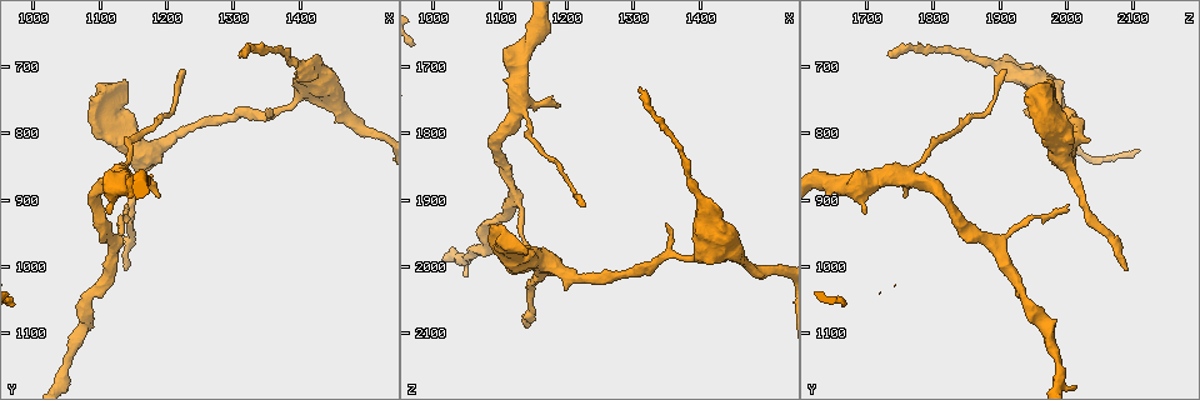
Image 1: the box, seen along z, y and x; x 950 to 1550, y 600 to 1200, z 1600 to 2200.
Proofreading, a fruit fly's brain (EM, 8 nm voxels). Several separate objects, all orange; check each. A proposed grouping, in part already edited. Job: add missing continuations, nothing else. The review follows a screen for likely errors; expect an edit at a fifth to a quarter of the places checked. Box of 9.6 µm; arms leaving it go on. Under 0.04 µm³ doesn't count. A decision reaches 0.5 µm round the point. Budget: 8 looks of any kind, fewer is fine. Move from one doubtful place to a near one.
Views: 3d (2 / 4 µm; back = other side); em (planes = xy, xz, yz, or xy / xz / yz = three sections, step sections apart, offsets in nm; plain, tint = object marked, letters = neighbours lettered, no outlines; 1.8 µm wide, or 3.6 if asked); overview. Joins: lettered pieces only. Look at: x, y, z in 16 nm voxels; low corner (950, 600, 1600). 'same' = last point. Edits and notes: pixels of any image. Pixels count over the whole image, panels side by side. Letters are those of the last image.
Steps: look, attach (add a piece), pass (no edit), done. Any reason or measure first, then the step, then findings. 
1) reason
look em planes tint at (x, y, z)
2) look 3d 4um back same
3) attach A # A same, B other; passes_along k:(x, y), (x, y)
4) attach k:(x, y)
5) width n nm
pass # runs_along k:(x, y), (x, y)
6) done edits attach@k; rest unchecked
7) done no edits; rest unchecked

look 3d 4um at (1310, 685, 1735)

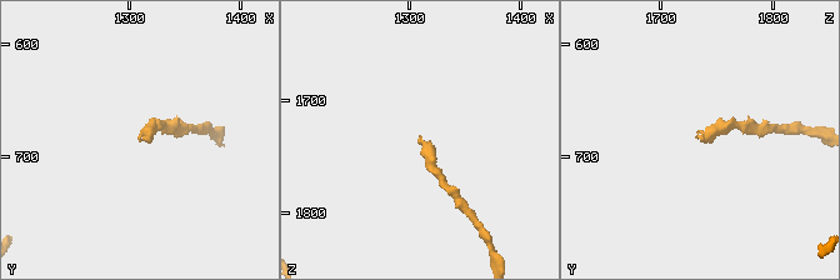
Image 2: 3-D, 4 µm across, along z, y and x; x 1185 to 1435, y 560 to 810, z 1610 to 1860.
look em planes letters at (1310, 686, 1734)

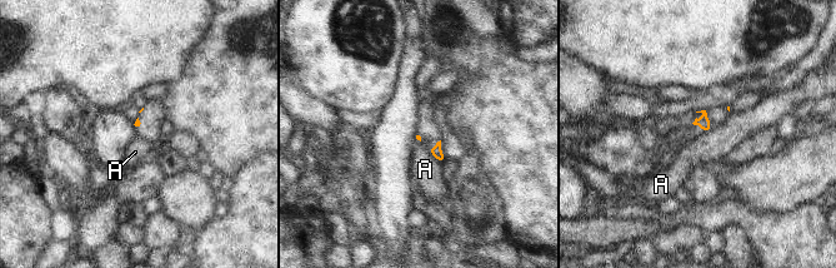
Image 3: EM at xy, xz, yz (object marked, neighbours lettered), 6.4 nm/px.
pass # A other; border 3:(427, 148), (440, 164); no lettered piece goes on from it

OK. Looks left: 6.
branch stops here
look em planes plain at (1135, 1005, 2090)

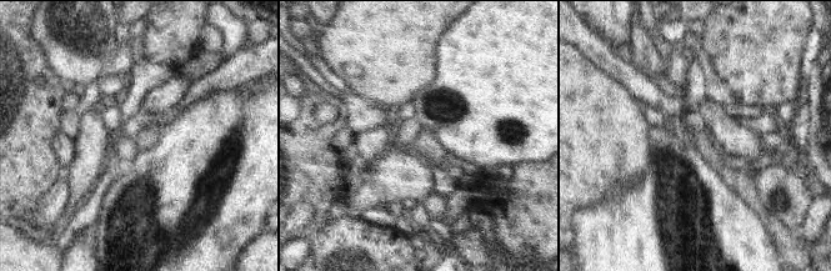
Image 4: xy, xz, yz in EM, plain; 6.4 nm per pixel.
with the object marked
look em planes tint same

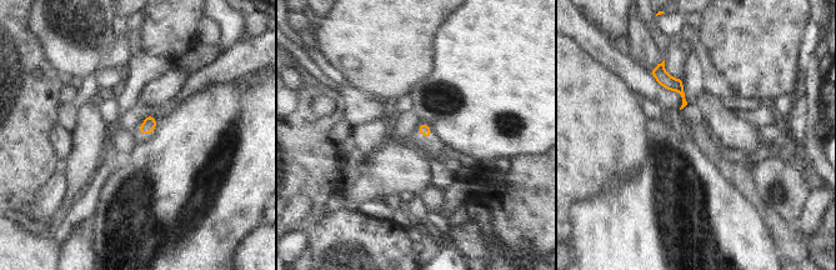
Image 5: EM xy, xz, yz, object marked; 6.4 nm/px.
look em planes letters same

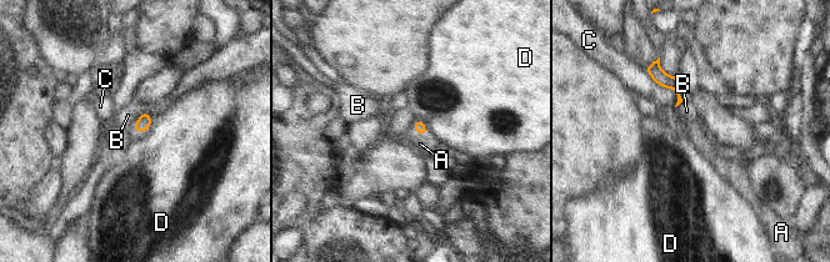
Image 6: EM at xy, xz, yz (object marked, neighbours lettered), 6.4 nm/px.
attach A # A same, B other, C other, D other; passes_along 6:(419, 126), (421, 132), (420, 144); the neuron continues

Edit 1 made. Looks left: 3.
look overview

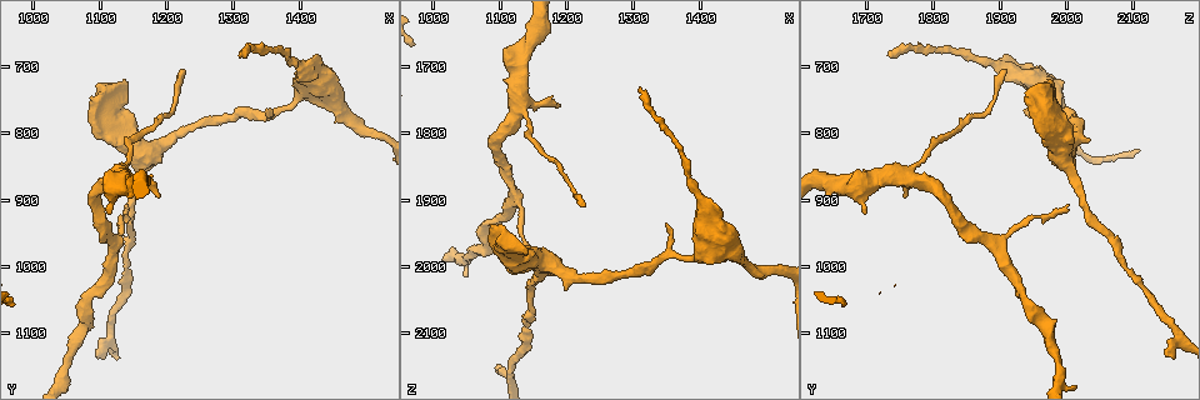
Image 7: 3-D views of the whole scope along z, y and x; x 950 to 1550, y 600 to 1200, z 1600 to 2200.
free end
look em 3.6um xy step 4 letters at (1190, 895, 1760)

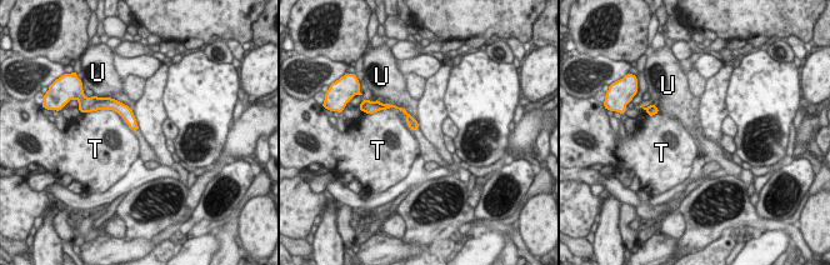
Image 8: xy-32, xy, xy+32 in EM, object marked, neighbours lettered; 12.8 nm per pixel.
another direction
look em 3.6um planes letters same

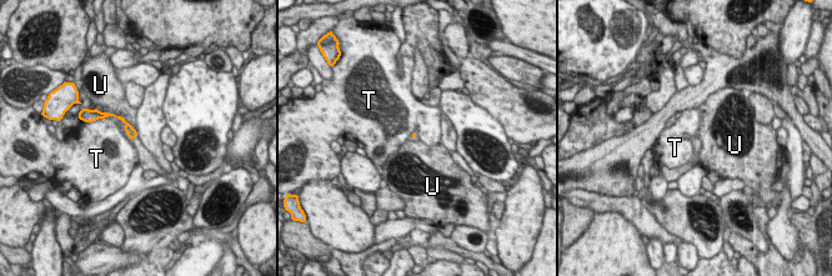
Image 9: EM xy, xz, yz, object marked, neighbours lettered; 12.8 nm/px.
pass # T other, U other; border 9:(104, 111), (120, 115), (134, 129); none of them fits

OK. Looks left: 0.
done edits attach@6; rest unchecked

